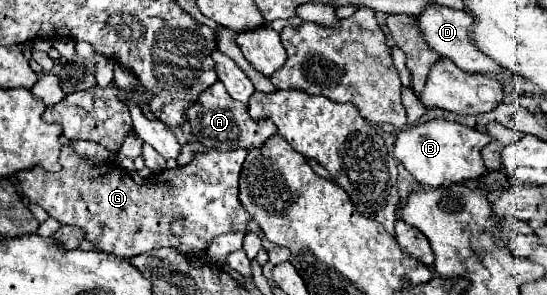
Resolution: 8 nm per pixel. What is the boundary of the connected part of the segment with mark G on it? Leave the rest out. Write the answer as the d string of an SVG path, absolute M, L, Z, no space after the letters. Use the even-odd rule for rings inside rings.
M63 146L63 168L59 172L25 170L25 174L17 174L17 182L31 204L39 204L61 224L81 228L99 252L129 260L143 252L171 246L183 254L191 254L207 250L209 242L219 234L233 230L247 232L251 218L241 210L241 202L237 202L237 182L245 156L247 150L207 150L207 154L197 156L191 164L153 174L137 186L123 168L115 164L89 166L71 146ZM177 218L185 222L181 236L175 236L169 228Z

